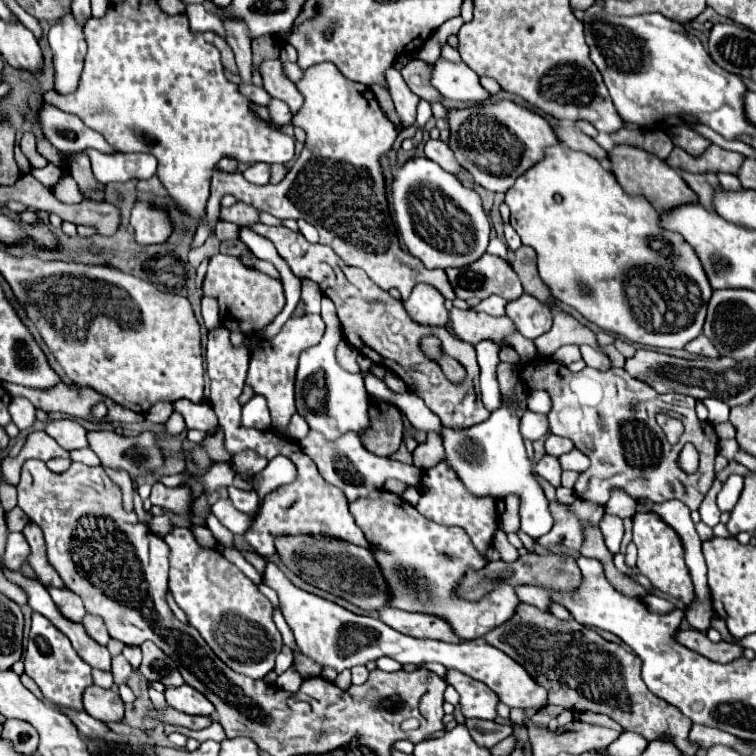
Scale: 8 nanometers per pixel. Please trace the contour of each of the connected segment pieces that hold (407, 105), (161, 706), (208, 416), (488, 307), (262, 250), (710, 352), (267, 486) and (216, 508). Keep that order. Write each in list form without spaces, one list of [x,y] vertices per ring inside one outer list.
[[[397,69],[387,71],[387,83],[389,83],[391,97],[395,101],[395,107],[397,107],[397,115],[401,117],[401,123],[407,129],[407,127],[411,127],[415,123],[417,105],[419,105],[421,99],[407,87],[405,79],[401,77],[401,73]]]
[[[147,683],[148,694],[153,705],[159,710],[164,711],[168,704],[165,700],[164,694],[156,691],[151,684]]]
[[[177,399],[173,407],[177,413],[185,417],[187,429],[201,429],[207,433],[217,427],[217,417],[213,415],[213,409],[207,407],[205,403],[191,403],[189,399]]]
[[[491,295],[491,297],[483,299],[477,307],[473,307],[473,311],[485,311],[489,315],[499,317],[499,315],[505,315],[505,303],[507,303],[507,299],[499,297],[499,295]]]
[[[239,227],[239,237],[247,243],[247,247],[249,247],[257,257],[271,261],[275,267],[279,265],[281,257],[279,257],[279,253],[277,253],[277,249],[273,247],[273,243],[269,243],[269,239],[261,237],[259,233],[251,231],[249,227]]]
[[[699,335],[699,337],[693,339],[691,343],[687,343],[685,349],[687,349],[689,353],[693,353],[693,355],[703,355],[703,357],[711,357],[711,359],[719,357],[719,355],[717,355],[717,349],[713,347],[713,343],[709,343],[709,339],[705,339],[705,335]]]
[[[277,455],[269,461],[269,465],[255,475],[255,481],[257,481],[257,493],[263,501],[263,497],[267,493],[271,493],[273,489],[277,489],[279,485],[285,485],[285,483],[293,483],[297,479],[297,467],[295,463],[285,457],[285,455]]]
[[[219,499],[213,507],[211,507],[213,515],[219,519],[219,523],[223,527],[227,527],[231,533],[235,535],[243,535],[245,533],[245,527],[249,527],[249,523],[253,521],[253,515],[245,515],[245,513],[239,513],[231,501],[227,499]]]

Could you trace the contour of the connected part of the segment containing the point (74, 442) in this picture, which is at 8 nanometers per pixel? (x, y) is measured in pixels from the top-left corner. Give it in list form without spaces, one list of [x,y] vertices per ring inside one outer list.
[[[59,419],[59,421],[51,421],[45,429],[63,449],[71,451],[71,449],[81,449],[81,447],[89,447],[87,441],[87,429],[83,425],[79,425],[73,419]]]

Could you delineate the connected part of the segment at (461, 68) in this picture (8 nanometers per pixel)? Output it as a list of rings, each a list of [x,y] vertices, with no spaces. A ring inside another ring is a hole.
[[[443,57],[435,63],[431,83],[443,97],[463,103],[487,103],[491,97],[479,83],[477,73],[473,73],[465,63],[451,63]]]

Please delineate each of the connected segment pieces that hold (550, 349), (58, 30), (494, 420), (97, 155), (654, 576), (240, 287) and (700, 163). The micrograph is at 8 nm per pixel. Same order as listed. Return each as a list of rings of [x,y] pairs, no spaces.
[[[564,311],[554,313],[553,327],[536,338],[534,343],[537,352],[549,357],[564,345],[591,345],[593,349],[599,349],[595,333]]]
[[[69,13],[49,29],[47,37],[53,49],[53,65],[55,65],[53,89],[59,95],[69,95],[77,89],[87,51],[83,27],[77,25],[73,15]]]
[[[519,379],[517,385],[513,387],[513,395],[501,397],[501,405],[491,413],[487,421],[461,431],[443,427],[441,437],[445,445],[445,461],[453,465],[457,475],[461,475],[465,487],[469,487],[473,495],[493,495],[495,499],[503,499],[509,493],[517,493],[521,497],[521,507],[519,507],[521,531],[525,531],[533,539],[539,539],[551,529],[553,517],[549,515],[549,507],[547,507],[549,501],[543,489],[531,475],[533,467],[527,459],[523,437],[519,433],[517,409],[525,399],[527,399],[527,385]]]
[[[97,149],[83,151],[93,167],[93,175],[101,183],[149,179],[155,175],[157,159],[149,153],[101,153]]]
[[[637,513],[637,521],[633,523],[633,543],[637,545],[637,569],[643,573],[655,589],[675,599],[681,599],[685,605],[693,601],[693,583],[689,577],[689,569],[685,565],[685,549],[683,541],[673,527],[669,527],[657,513]]]
[[[213,255],[207,265],[207,273],[201,285],[203,297],[215,297],[221,307],[221,325],[231,333],[253,335],[263,331],[285,307],[285,293],[279,279],[269,277],[263,271],[245,267],[239,257]]]
[[[711,143],[701,155],[691,155],[681,147],[673,147],[671,155],[665,159],[665,163],[675,171],[705,175],[705,173],[731,173],[737,175],[745,161],[745,155],[735,151],[725,151],[719,145]]]

